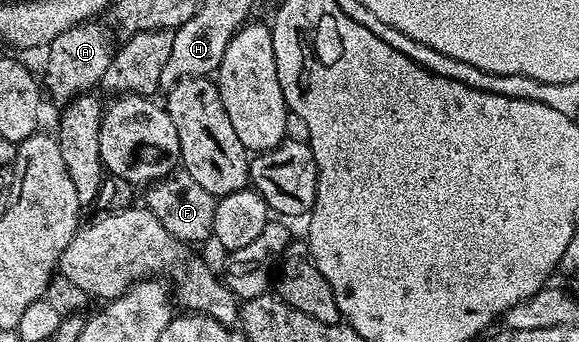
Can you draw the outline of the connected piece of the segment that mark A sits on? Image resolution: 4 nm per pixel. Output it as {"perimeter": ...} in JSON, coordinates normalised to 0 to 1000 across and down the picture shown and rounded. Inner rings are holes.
{"perimeter":[[[150,58],[136,64],[128,82],[107,94],[92,123],[83,126],[83,184],[76,193],[73,251],[93,295],[116,304],[138,275],[154,272],[161,257],[173,251],[173,228],[190,199],[190,175],[197,155],[197,123],[188,79],[173,58]]]}

